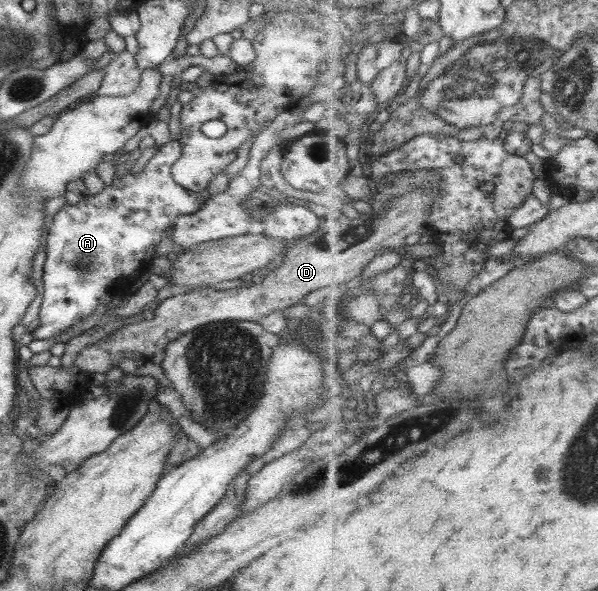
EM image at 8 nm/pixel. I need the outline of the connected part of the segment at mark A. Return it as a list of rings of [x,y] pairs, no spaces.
[[[172,140],[157,147],[146,154],[142,162],[142,169],[134,175],[122,175],[120,179],[113,179],[111,185],[106,185],[100,193],[86,196],[75,205],[64,204],[54,211],[52,221],[48,225],[45,259],[42,267],[42,299],[38,312],[38,326],[32,332],[33,339],[50,339],[68,327],[76,325],[78,321],[86,319],[96,311],[96,307],[108,295],[126,295],[131,277],[135,269],[143,269],[149,265],[158,242],[163,238],[162,231],[171,227],[179,215],[194,213],[204,201],[196,195],[177,185],[172,180],[171,165],[180,157],[181,146],[178,140]]]

